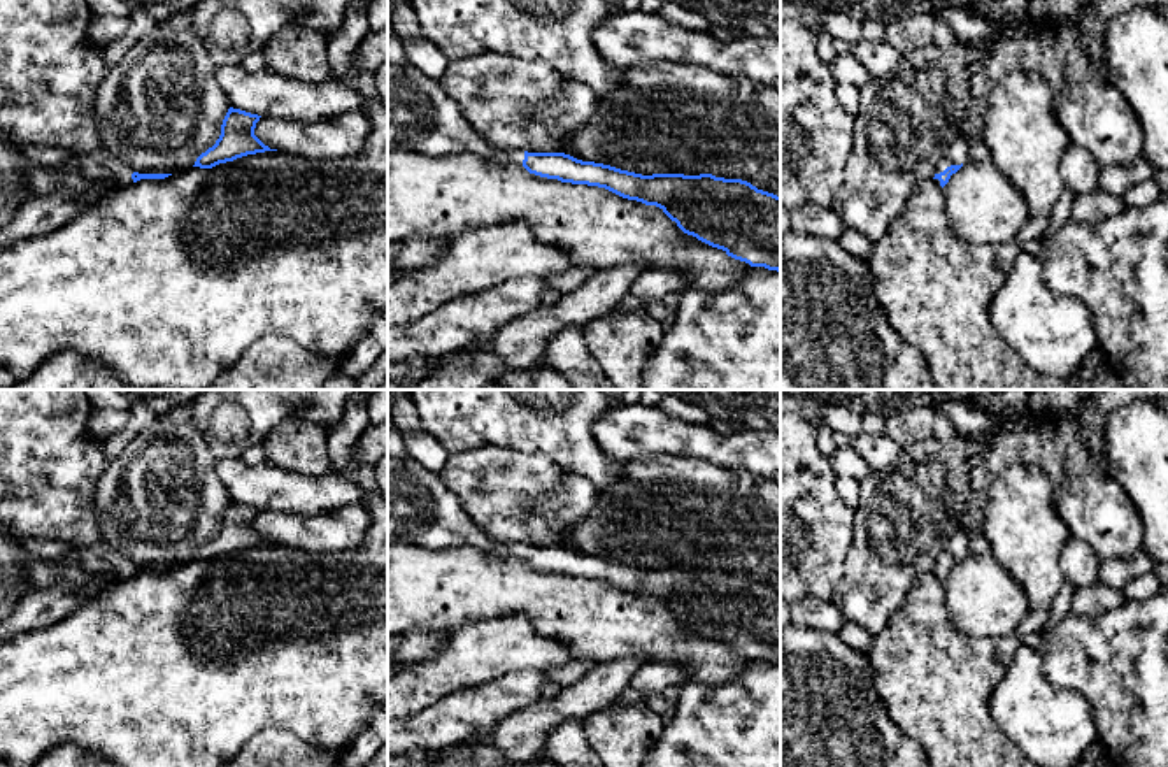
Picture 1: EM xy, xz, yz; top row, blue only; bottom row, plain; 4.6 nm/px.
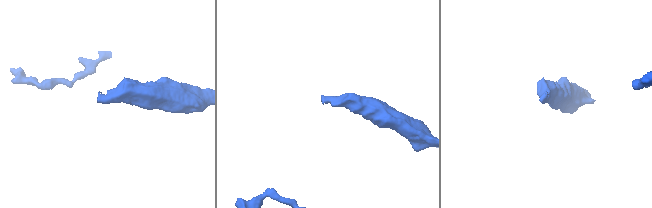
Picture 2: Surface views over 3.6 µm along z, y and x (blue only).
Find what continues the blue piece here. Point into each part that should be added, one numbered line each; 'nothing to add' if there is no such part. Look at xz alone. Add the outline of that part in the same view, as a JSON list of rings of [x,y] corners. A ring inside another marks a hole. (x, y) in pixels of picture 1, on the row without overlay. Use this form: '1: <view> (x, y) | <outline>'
1: xz (421, 511) | [[[409,455],[388,458],[388,544],[402,542],[440,551],[470,546],[491,555],[523,560],[524,544],[495,544],[463,511],[438,472]]]

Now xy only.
1: xy (95, 559) | [[[102,541],[86,548],[74,548],[61,560],[46,560],[32,555],[25,567],[26,577],[23,584],[14,590],[9,584],[0,583],[0,623],[12,614],[23,595],[49,588],[54,576],[67,567],[77,567],[91,574],[109,570],[121,579],[133,576],[132,558],[123,551],[110,549]]]

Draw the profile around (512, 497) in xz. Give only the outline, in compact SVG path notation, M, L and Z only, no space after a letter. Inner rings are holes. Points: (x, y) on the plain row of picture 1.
M503 448L449 453L440 477L495 544L563 546L598 491L545 456Z

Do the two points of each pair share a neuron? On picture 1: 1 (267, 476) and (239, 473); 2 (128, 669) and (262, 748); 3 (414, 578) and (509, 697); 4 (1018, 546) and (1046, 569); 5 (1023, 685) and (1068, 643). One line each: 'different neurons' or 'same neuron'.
1: same neuron
2: different neurons
3: different neurons
4: same neuron
5: different neurons

